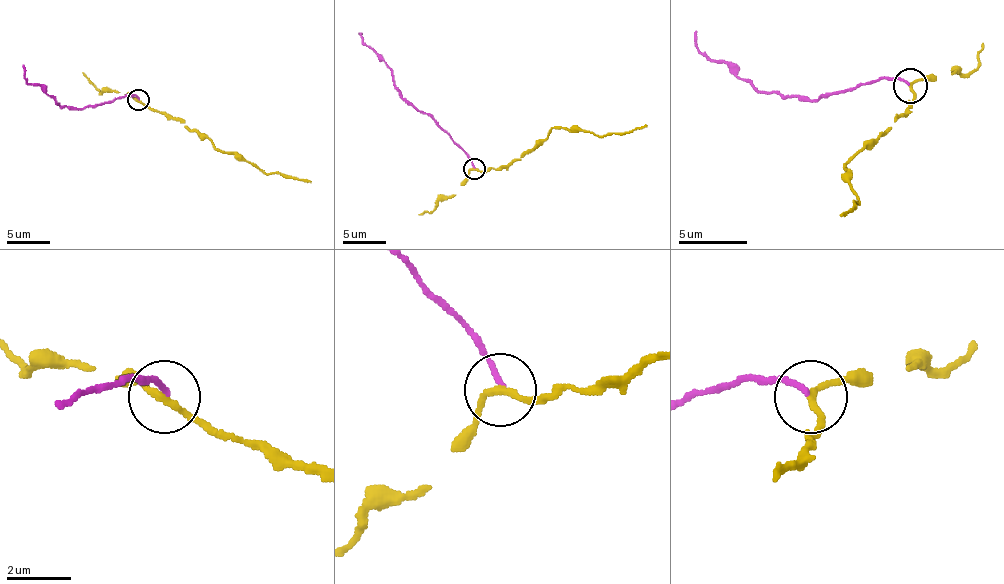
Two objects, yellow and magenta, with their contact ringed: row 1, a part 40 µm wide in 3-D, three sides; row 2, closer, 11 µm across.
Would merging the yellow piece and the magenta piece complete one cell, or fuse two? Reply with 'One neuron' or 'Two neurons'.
Two neurons

